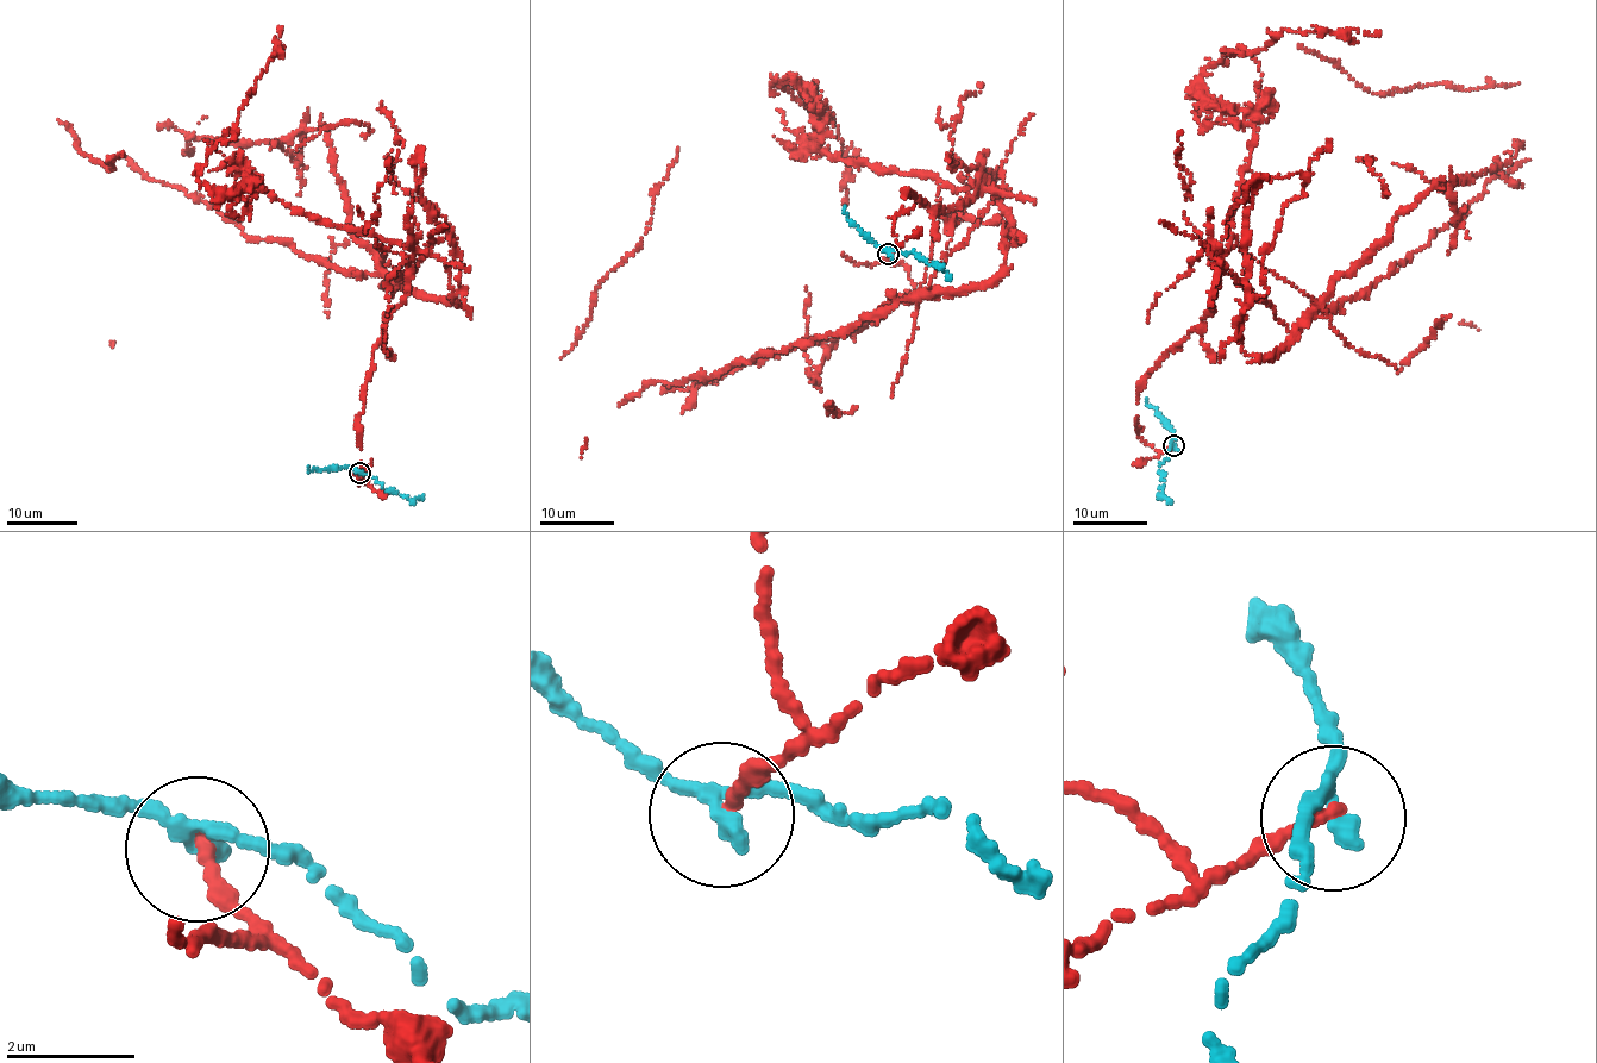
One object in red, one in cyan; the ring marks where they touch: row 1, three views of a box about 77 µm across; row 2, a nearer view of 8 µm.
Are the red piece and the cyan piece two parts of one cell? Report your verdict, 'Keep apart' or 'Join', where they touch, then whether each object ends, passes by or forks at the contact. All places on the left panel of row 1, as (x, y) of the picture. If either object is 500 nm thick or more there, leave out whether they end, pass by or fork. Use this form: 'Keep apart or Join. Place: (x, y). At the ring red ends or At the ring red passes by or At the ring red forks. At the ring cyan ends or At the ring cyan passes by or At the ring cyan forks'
Keep apart. Place: (359, 473). At the ring red ends. At the ring cyan passes by

